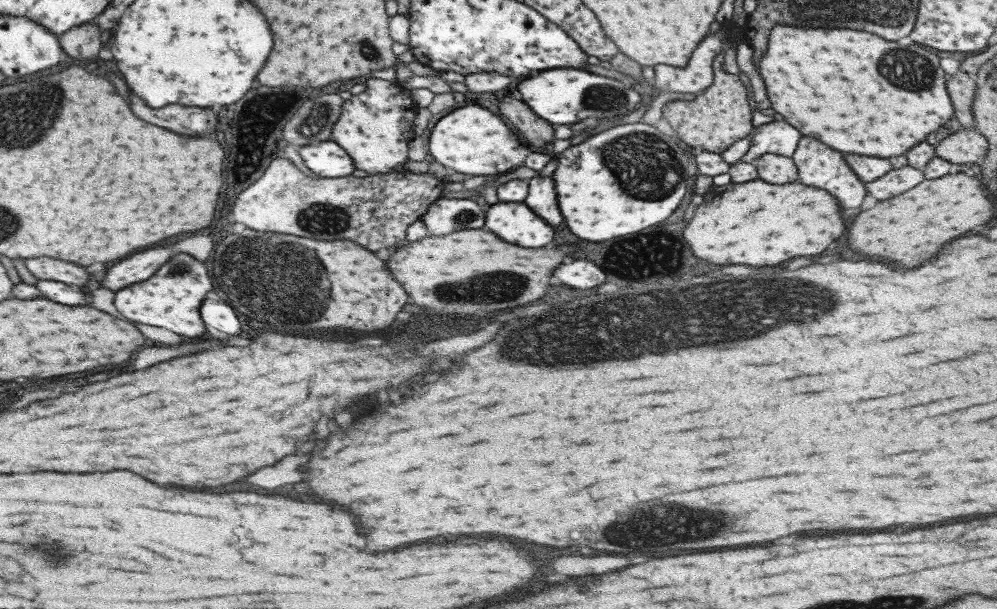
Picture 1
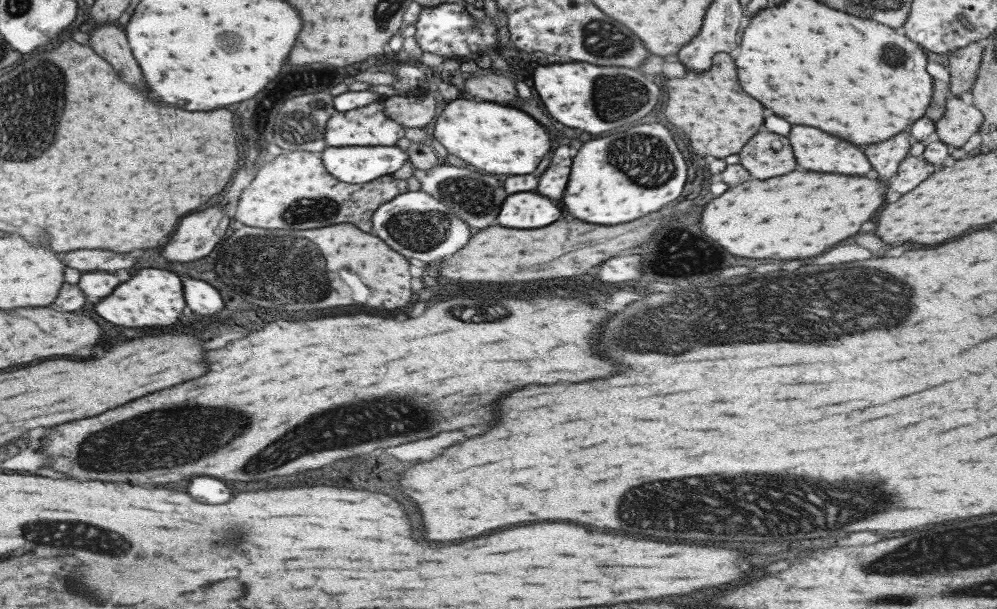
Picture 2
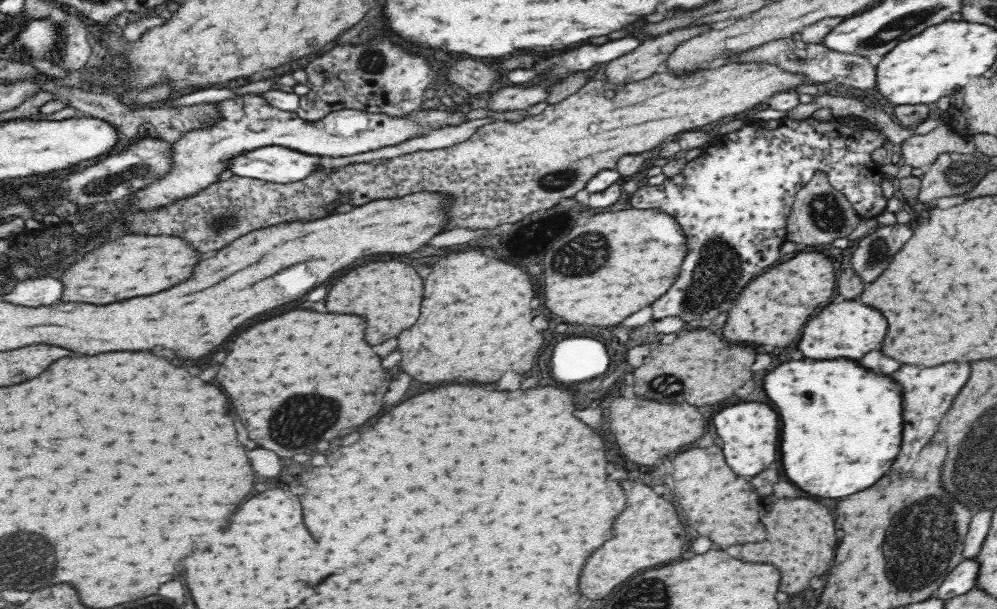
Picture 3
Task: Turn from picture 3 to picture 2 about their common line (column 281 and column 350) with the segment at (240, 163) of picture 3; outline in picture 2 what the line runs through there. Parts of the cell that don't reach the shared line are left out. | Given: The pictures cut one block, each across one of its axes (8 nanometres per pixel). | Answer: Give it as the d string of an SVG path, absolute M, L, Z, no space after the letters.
M395 146L330 147L320 152L321 162L333 178L347 184L363 184L391 175L408 160L407 151Z

